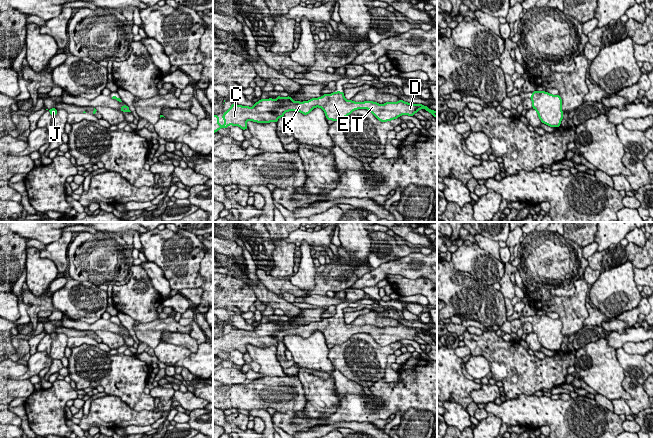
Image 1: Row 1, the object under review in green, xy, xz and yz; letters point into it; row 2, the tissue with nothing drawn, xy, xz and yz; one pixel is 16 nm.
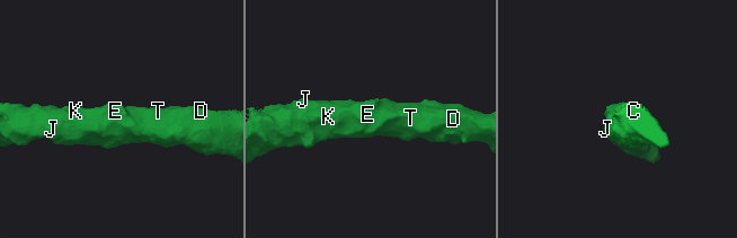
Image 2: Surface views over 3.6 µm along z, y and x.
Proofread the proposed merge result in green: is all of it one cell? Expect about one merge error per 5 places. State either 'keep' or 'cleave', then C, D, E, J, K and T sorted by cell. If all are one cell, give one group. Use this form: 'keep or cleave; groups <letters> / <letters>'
keep; groups C D E J K T

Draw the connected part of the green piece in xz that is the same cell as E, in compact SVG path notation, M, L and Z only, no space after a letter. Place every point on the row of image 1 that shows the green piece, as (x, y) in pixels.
M337 91L303 102L293 101L291 96L277 96L275 100L260 99L254 103L253 107L231 104L229 110L222 116L224 125L219 124L218 115L213 115L213 133L221 128L228 128L229 125L236 125L246 130L248 120L257 123L277 123L278 118L283 118L285 112L295 111L307 115L316 107L324 111L327 120L334 122L344 119L358 109L369 110L380 122L391 121L402 115L414 116L423 108L437 118L437 111L430 110L428 106L422 104L408 103L403 100L384 104L373 101L355 102L346 100L344 92Z

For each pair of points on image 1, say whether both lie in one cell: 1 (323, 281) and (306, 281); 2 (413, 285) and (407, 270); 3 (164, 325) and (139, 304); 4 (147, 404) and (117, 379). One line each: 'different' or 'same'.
1: different
2: different
3: different
4: same

